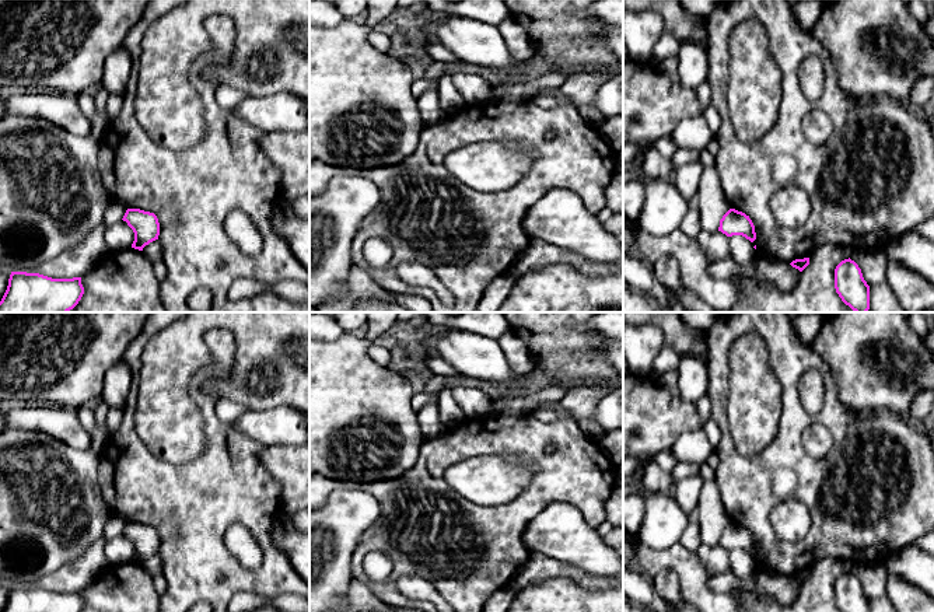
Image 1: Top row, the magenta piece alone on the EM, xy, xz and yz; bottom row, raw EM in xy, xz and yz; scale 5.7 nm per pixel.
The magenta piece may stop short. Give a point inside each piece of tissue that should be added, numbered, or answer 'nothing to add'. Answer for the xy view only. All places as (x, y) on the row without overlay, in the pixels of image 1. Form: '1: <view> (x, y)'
nothing to add

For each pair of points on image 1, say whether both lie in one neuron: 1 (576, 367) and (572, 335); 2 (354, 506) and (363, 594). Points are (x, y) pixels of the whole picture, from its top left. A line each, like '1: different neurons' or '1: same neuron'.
1: same neuron
2: different neurons

